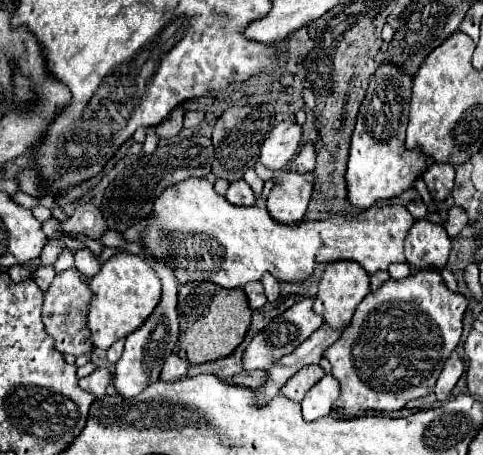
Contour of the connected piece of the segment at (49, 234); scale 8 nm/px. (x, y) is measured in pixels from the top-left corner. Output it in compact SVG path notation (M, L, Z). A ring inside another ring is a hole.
M51 217L51 219L47 219L45 223L43 223L43 233L45 233L45 237L51 241L51 239L61 239L61 237L65 237L67 233L61 229L61 221L59 219L55 219L55 217Z

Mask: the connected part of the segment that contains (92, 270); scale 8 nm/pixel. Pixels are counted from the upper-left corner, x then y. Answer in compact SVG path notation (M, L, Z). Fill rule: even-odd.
M83 247L83 249L77 249L75 251L75 267L77 267L77 271L85 277L85 279L91 279L97 271L99 271L99 263L97 263L97 259L95 259L95 255L87 249L87 247Z

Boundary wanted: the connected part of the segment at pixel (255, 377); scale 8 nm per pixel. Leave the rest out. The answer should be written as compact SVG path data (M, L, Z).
M241 371L239 375L235 375L231 379L231 383L255 389L255 387L261 387L263 383L267 383L267 373L265 371Z

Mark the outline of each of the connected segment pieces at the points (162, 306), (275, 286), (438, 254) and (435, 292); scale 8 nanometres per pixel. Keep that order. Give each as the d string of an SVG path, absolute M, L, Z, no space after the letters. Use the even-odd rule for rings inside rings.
M151 259L151 267L157 273L157 277L161 279L163 293L161 293L161 301L157 303L153 315L149 315L147 321L127 337L125 351L115 365L113 383L117 387L117 393L123 397L135 397L143 391L143 387L147 387L147 383L155 383L159 379L161 365L173 353L173 349L177 345L177 337L179 337L179 321L177 321L179 281L175 279L175 271L171 271L171 267L167 267L167 263L163 263L163 259Z
M267 273L267 275L263 275L261 283L263 283L263 287L265 287L265 295L267 295L267 299L273 303L273 301L277 299L277 295L279 295L279 281L277 281L271 273Z
M417 219L405 237L405 257L415 269L427 269L429 265L443 267L451 251L451 239L445 227L427 219Z
M439 271L413 273L403 281L389 279L381 289L371 291L355 309L351 325L343 335L323 353L331 363L331 375L341 383L341 395L333 405L341 417L363 417L403 409L407 401L433 393L435 381L457 347L463 331L463 313L467 299L449 291Z

